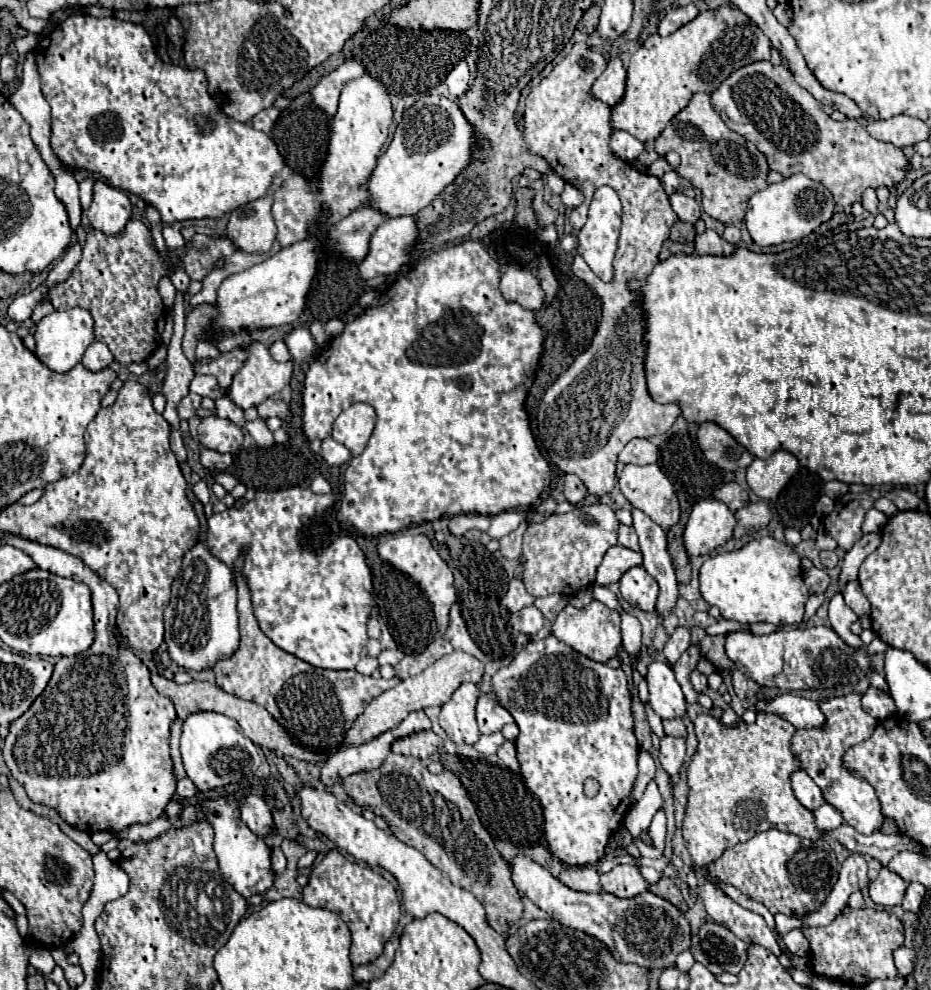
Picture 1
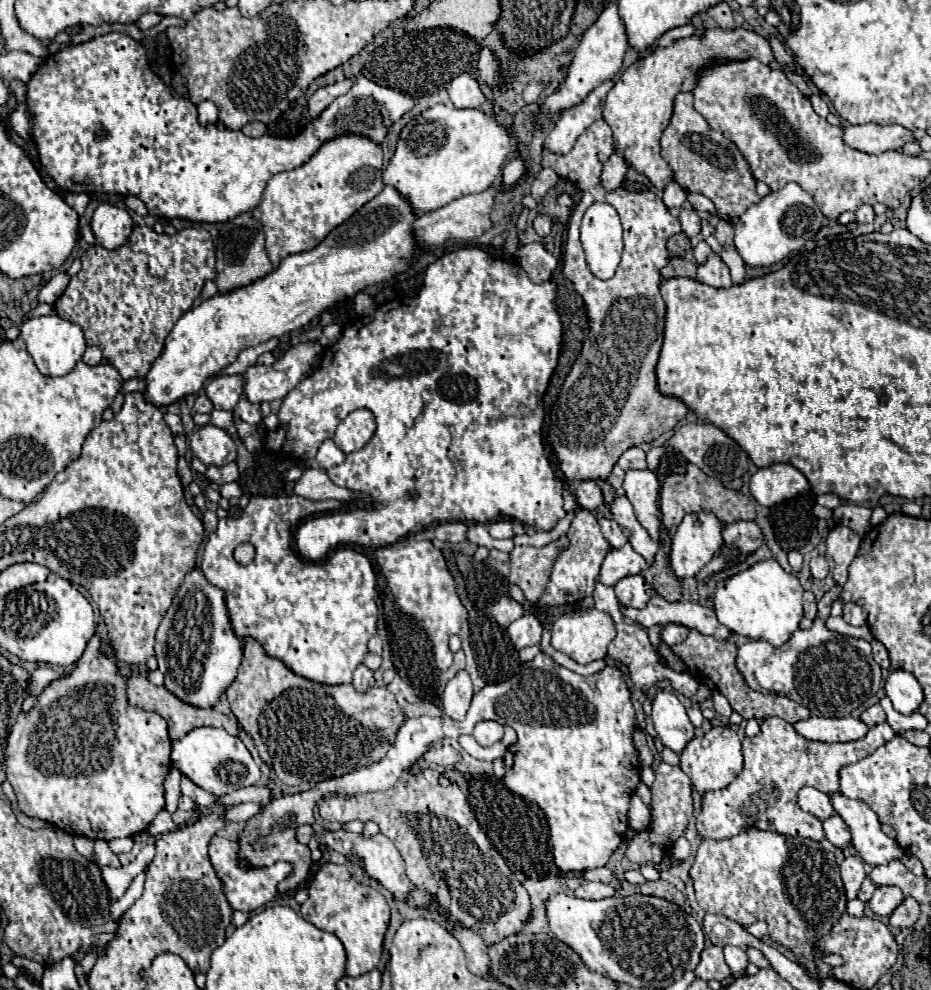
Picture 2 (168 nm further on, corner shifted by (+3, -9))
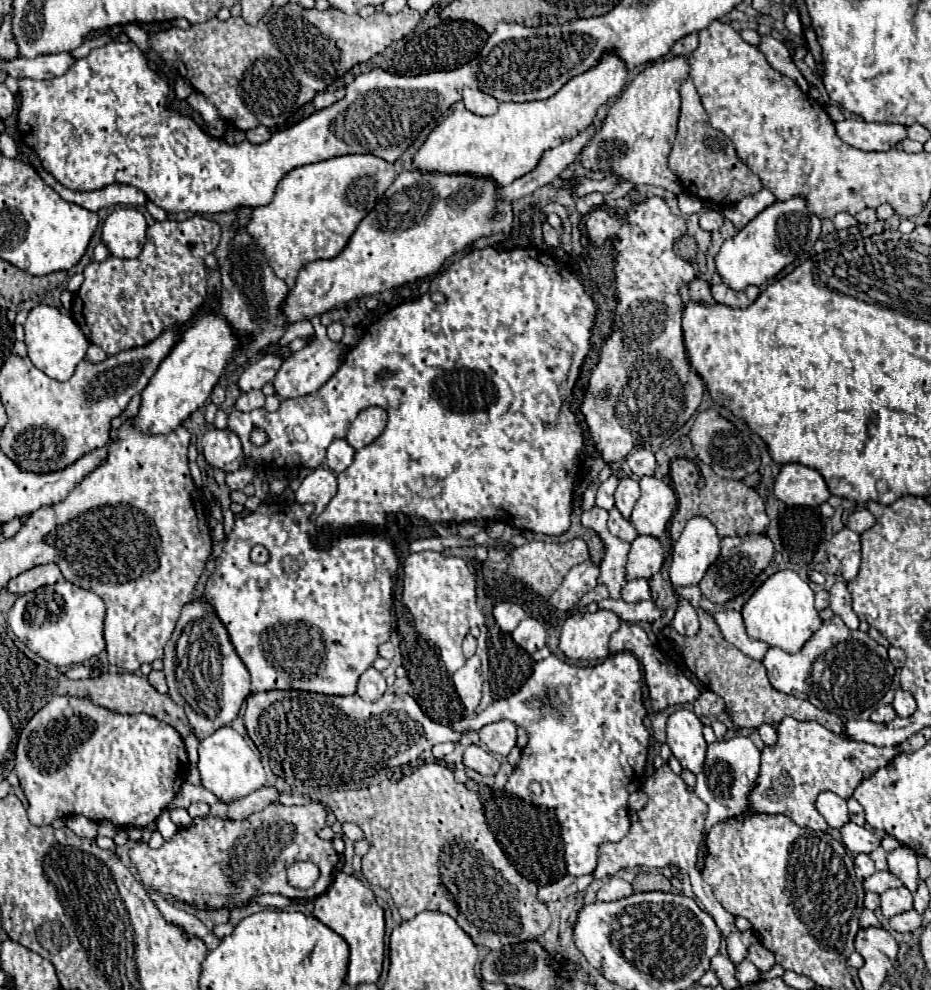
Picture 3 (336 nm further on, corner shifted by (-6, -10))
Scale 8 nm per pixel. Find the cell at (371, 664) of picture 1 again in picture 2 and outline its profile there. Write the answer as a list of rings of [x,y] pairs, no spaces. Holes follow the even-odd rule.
[[[360,665],[356,671],[354,671],[354,681],[352,681],[352,685],[356,687],[356,689],[360,689],[360,691],[366,691],[366,689],[370,689],[370,687],[374,687],[374,677],[372,677],[372,671],[366,667],[366,665]]]

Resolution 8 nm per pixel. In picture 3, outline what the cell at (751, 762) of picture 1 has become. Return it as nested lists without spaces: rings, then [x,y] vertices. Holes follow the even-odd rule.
[[[783,718],[777,734],[777,744],[761,752],[761,774],[749,796],[749,812],[785,814],[799,826],[811,830],[827,830],[825,818],[815,808],[815,800],[821,792],[831,790],[848,800],[859,782],[873,776],[899,754],[899,746],[879,748],[867,742],[843,740],[817,722],[799,722],[795,718]]]

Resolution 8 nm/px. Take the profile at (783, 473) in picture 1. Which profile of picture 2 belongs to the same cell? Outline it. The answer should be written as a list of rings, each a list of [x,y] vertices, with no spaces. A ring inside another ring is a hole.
[[[788,463],[758,469],[750,479],[750,493],[764,507],[782,503],[806,489],[810,489],[806,477]]]

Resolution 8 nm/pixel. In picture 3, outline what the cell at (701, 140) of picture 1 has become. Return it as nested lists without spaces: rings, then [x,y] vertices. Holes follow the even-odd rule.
[[[687,78],[681,84],[679,94],[681,94],[679,130],[673,142],[673,152],[669,154],[669,168],[681,180],[683,190],[689,194],[689,186],[693,186],[697,198],[711,200],[721,206],[739,202],[741,198],[759,192],[761,190],[759,178],[737,158],[737,152],[731,140],[719,130],[713,130],[691,78]]]

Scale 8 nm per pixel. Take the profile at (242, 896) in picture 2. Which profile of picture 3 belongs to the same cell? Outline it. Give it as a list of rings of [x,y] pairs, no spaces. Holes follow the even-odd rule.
[[[295,862],[289,868],[289,882],[297,888],[311,888],[313,882],[317,880],[317,866],[311,862]]]

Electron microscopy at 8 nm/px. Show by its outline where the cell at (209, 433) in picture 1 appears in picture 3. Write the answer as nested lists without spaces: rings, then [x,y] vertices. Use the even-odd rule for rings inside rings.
[[[207,430],[201,440],[203,456],[209,466],[227,472],[235,472],[243,466],[243,450],[237,434],[229,430]]]

